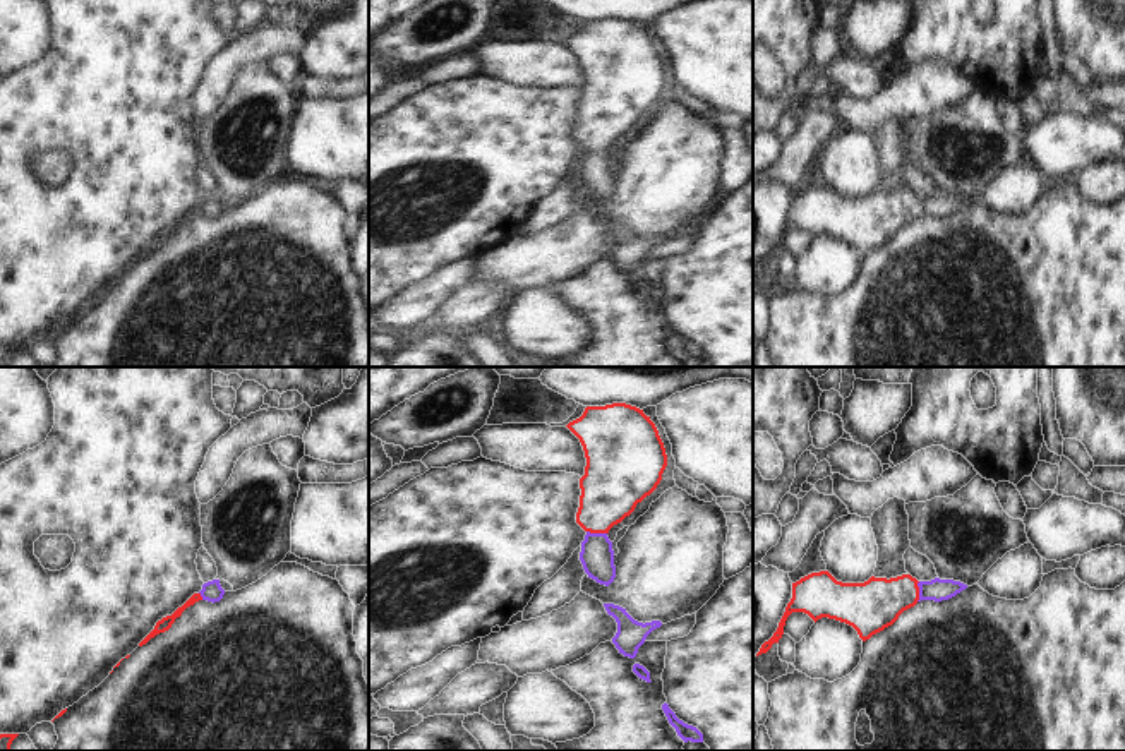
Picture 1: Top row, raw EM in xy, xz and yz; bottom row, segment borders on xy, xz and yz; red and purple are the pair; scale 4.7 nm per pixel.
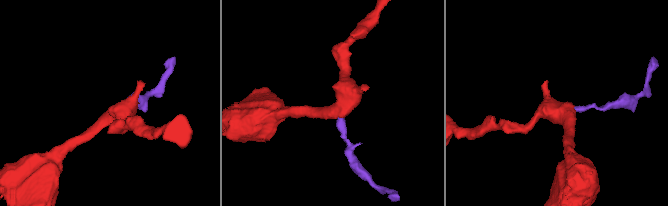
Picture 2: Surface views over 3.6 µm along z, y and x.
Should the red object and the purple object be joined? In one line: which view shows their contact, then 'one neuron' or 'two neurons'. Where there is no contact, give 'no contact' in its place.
contact in xz; one neuron

